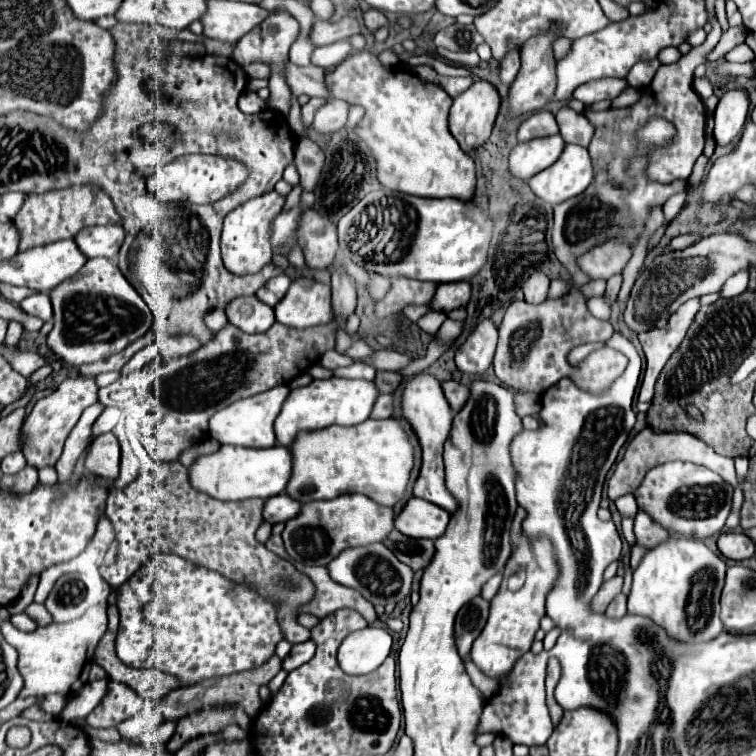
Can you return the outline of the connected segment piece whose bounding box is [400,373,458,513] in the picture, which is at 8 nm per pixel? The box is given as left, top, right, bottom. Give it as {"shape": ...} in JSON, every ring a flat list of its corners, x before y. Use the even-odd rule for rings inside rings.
{"shape":[[428,373,410,377,404,383,400,405,402,405,402,417,412,425,412,429,420,441,420,447,422,447,422,467,420,467,420,475,414,483,414,497,430,501,452,513,458,507,458,501,454,497,450,497,450,491,444,485,444,461,442,461,442,447,444,447,444,441,448,439,450,425,452,425,452,409,444,399,440,381]]}

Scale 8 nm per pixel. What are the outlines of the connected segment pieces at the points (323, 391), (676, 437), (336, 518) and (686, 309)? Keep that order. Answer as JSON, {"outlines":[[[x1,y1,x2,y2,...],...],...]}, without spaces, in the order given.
{"outlines":[[[322,379,312,381,306,387,298,387,290,391,286,397,286,405,282,405,282,413,278,413,278,421,274,421,276,439,280,445,290,445,298,431,314,431,330,425,358,425,370,417,374,401,378,397,378,389,372,381,362,379]],[[646,427,628,443,628,449,626,449,622,461,616,465,616,471,608,481,608,497,614,501,620,495,634,493,634,489,638,489,638,485,642,483,646,471,650,471,656,465,668,463,668,461,690,461,696,465,704,465,704,467,712,469,714,473,718,473,724,481,728,479,726,471,734,471,734,459,718,455,712,447,708,447,704,441,696,439,694,435,690,435,690,433,654,433,650,427]],[[350,493,330,501,312,501,302,505,298,517,286,521,282,531,286,553,306,565,328,565,346,547,370,545,382,541,394,529,392,507,382,507,366,495]],[[690,299,670,317,666,327,644,331,638,335,640,345,644,349,644,355,646,355,646,371,644,371,644,379,640,385,638,401,652,401,654,383,656,383,662,367,670,359,670,355,682,343,698,309,700,309,698,299]]]}

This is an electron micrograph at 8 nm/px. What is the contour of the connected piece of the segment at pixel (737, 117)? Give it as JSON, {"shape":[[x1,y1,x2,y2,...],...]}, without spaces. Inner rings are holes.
{"shape":[[744,89,726,91,714,111,716,127,714,139,718,145,728,145,744,127,744,121,750,111,750,95]]}

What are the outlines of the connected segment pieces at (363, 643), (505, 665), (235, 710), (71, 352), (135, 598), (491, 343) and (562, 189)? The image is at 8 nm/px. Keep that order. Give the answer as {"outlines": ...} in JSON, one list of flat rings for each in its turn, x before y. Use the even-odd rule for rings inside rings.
{"outlines":[[[366,627,350,633,340,649,338,663,348,675,366,675,378,669,390,655,392,637,384,627]],[[518,507,516,517,512,521,512,555,504,569,504,579,500,585,500,591,490,601,490,617,478,639,474,641,474,647,470,651,472,661,478,665,480,671,484,671,488,677,500,677,506,675,518,657,530,651,530,645,534,641,536,631,540,629,540,619,546,615,546,593,550,591,550,585,554,585,554,577,558,577,558,565,554,565,554,547,546,537,538,537,538,541,526,541,522,537,522,521,526,517,526,511],[516,573,524,573,524,585,520,589,508,587,508,579]],[[216,707,216,709,206,709,198,711,194,715,182,717,176,723,176,733,168,743,168,753,176,753,182,745,188,741,208,735,208,733,220,733,224,727,236,723,240,729,250,729,252,719,240,709,240,707]],[[88,259,78,271,78,277,70,277,70,281,62,281,58,289,50,291,50,299,54,307,54,327,46,343,56,357,74,367,102,361,122,351,152,327,150,307,112,259]],[[178,555,152,557,146,567,142,567,120,587,118,609,118,657,130,667,154,667,176,675,188,685,206,677,216,677,216,663,232,663,232,649,276,649,276,643,282,641,282,631,276,621,276,607,270,601,260,597,250,587,234,583,210,569,198,567]],[[492,319,480,321,464,345,456,351,456,365,464,373,484,373,492,365,498,329]],[[566,143,562,157,542,173,534,175,528,185,530,189,550,205,558,205,570,197,580,195,594,177,592,159,586,147]]]}

